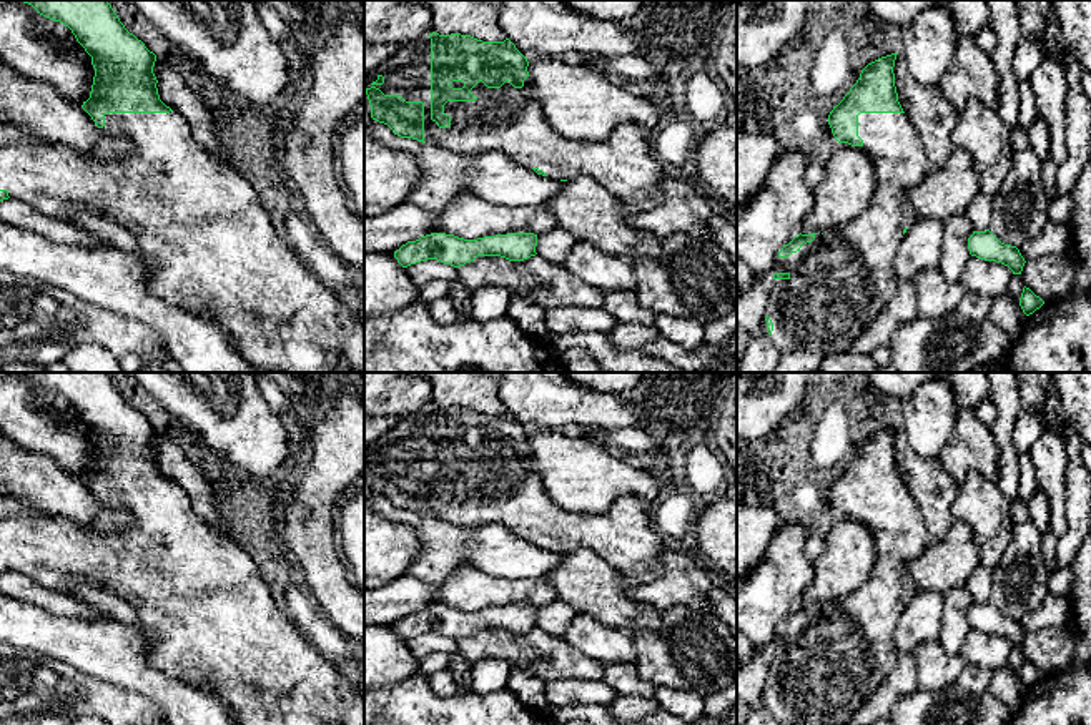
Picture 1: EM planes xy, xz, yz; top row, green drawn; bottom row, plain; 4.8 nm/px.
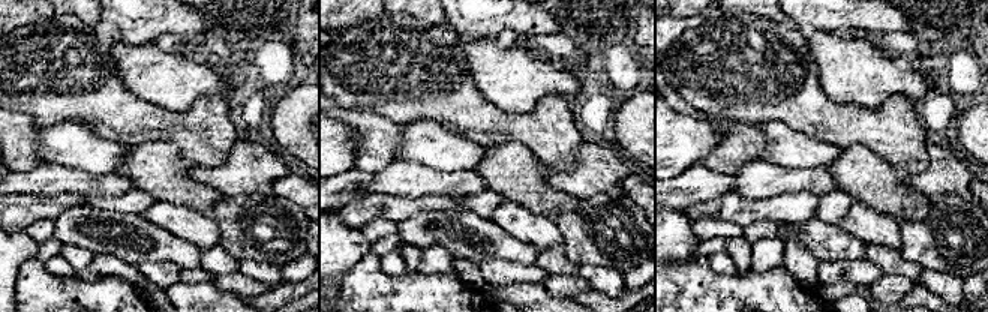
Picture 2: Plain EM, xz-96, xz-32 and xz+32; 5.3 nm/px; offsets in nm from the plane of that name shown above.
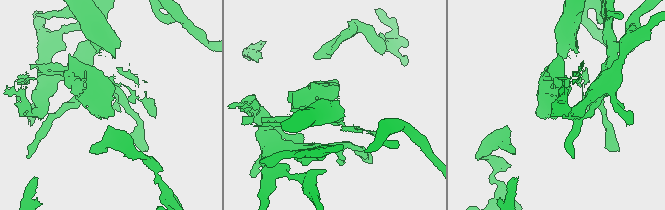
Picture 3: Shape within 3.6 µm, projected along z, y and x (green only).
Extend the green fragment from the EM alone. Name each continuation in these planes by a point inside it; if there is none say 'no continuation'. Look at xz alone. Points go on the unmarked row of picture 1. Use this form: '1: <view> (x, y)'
1: xz (508, 493)

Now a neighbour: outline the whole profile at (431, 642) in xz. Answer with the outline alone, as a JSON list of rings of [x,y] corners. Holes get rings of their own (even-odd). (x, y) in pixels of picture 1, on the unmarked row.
[[[427,632],[411,637],[406,640],[406,644],[417,658],[436,652],[444,652],[449,655],[456,653],[456,640],[437,632]]]

